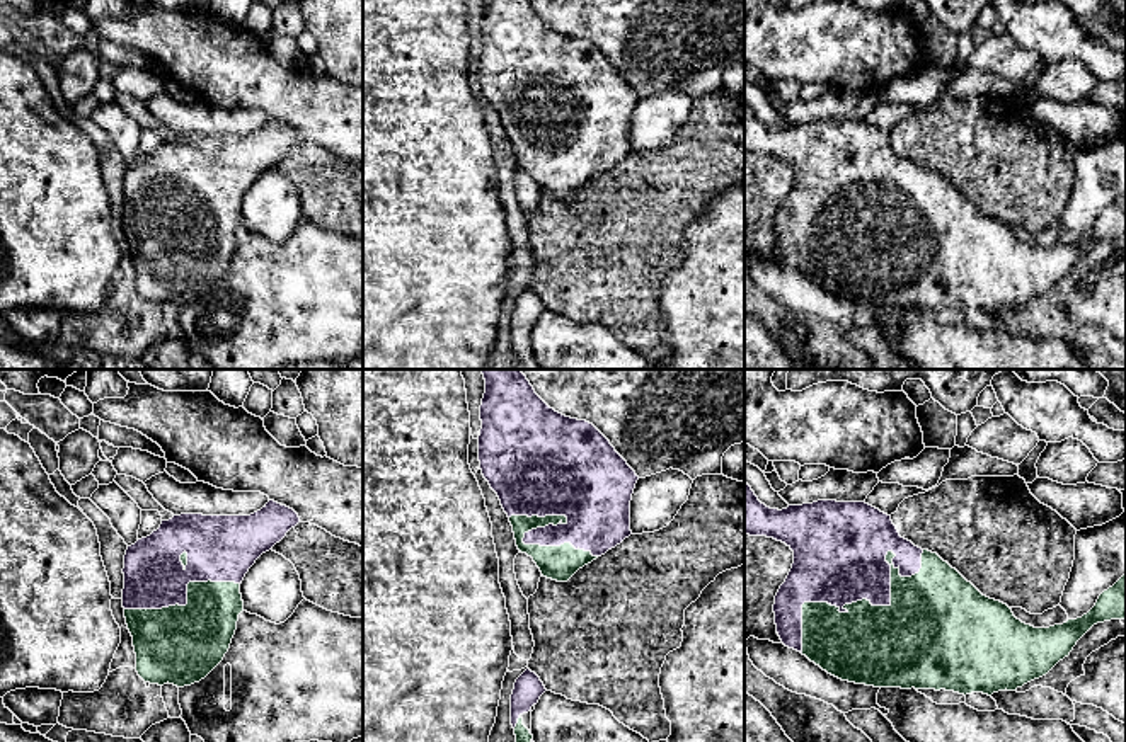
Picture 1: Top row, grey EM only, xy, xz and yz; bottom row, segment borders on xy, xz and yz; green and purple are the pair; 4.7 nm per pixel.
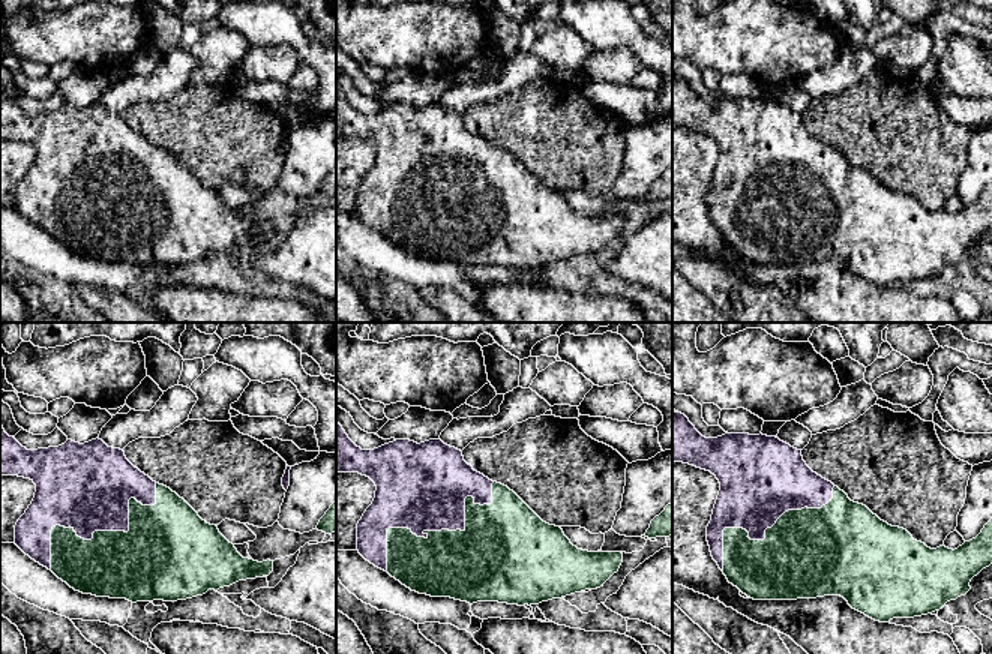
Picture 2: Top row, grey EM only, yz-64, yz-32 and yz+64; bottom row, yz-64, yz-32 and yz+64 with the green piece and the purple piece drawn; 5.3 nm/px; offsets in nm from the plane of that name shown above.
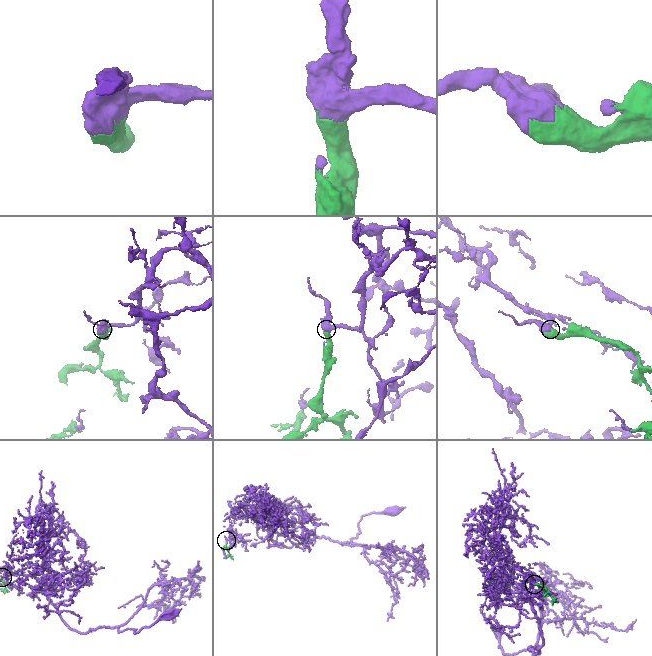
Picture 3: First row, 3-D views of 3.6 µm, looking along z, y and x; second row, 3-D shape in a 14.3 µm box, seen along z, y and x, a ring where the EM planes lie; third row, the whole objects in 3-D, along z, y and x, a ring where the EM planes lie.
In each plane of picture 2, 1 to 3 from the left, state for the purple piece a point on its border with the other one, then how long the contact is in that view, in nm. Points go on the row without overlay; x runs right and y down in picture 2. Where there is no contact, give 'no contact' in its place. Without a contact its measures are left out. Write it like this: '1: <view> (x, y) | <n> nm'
1: yz-64 (105, 195) | 750 nm
2: yz-32 (443, 194) | 750 nm
3: yz+64 (766, 201) | 750 nm

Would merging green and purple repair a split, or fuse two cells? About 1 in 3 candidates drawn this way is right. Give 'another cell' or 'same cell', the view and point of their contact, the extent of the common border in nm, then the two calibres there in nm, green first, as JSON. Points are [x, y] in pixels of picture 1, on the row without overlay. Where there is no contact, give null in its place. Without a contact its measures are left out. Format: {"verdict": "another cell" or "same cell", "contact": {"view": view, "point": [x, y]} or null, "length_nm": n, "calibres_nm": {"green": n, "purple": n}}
{"verdict": "same cell", "contact": {"view": "yz", "point": [864, 218]}, "length_nm": 750, "calibres_nm": {"green": 380, "purple": 440}}

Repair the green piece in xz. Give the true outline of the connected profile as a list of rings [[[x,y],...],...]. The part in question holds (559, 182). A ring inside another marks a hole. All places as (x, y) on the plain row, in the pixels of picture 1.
[[[485,0],[480,39],[482,94],[509,136],[518,168],[533,177],[543,196],[567,201],[579,187],[632,153],[630,119],[639,95],[593,43],[550,27],[530,0]]]

